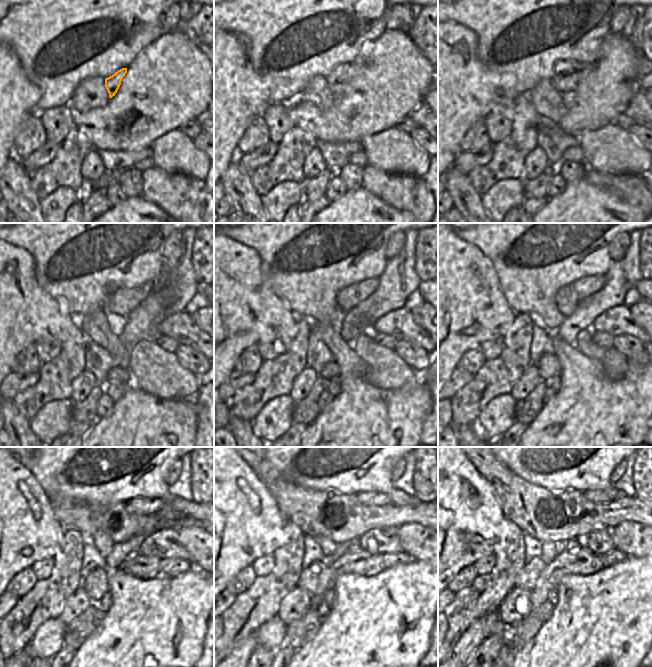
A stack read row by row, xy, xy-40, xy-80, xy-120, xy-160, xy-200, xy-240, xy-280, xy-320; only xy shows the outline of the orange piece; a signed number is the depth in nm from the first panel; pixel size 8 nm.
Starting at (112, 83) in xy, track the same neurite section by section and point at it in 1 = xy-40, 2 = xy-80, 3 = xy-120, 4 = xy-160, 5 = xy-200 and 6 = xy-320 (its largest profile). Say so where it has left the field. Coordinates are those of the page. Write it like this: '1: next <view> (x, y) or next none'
1: next xy-40 (338, 80)
2: next xy-80 (568, 74)
3: next xy-120 (122, 301)
4: next xy-160 (347, 298)
5: next xy-200 (585, 287)
6: next xy-320 (597, 496)

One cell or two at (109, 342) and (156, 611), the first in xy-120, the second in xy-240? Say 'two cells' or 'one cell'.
one cell

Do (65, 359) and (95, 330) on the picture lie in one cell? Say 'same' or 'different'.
different

